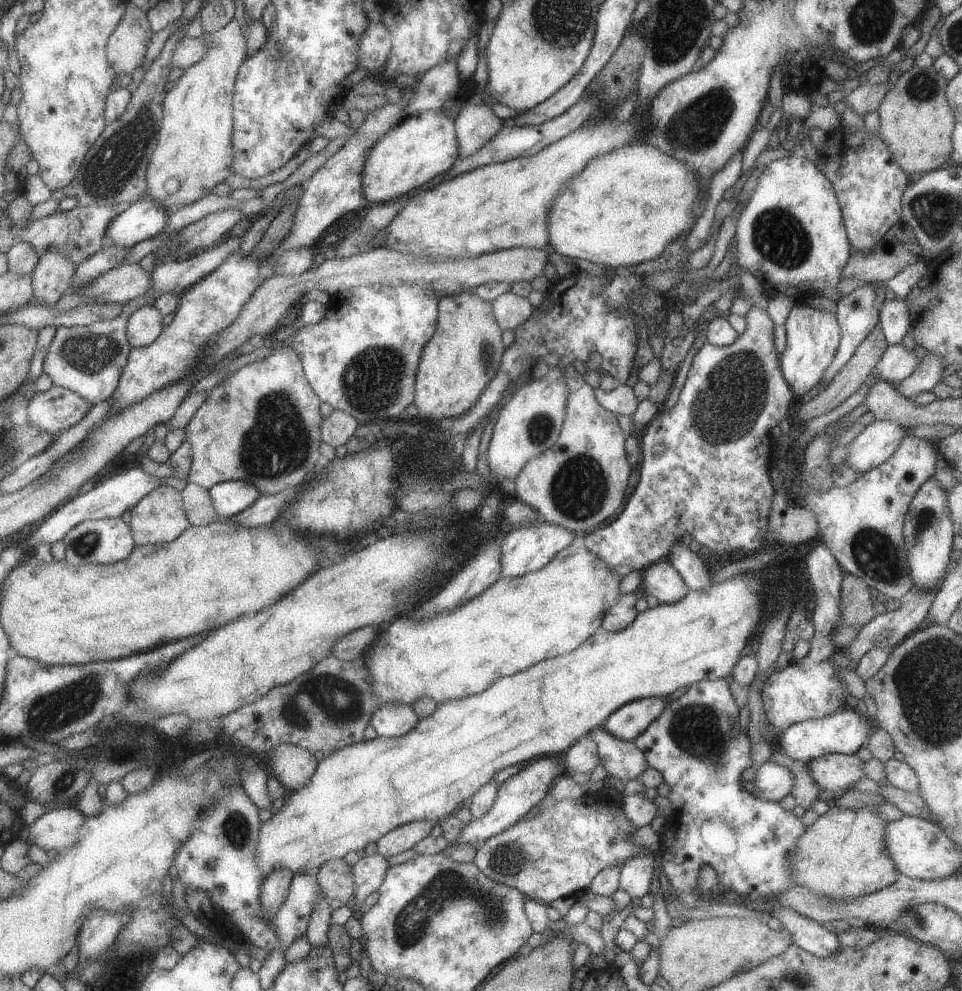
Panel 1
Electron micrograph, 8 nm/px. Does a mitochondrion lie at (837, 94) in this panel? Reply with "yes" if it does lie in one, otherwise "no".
no

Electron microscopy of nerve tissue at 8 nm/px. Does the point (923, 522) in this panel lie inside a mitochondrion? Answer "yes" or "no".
yes

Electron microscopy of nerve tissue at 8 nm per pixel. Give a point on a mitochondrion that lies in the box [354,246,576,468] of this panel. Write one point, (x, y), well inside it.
(541, 428)

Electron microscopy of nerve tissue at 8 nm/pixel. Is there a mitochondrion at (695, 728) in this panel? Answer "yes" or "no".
yes

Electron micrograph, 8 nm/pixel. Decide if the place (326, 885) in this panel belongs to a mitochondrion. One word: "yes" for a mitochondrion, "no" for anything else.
no

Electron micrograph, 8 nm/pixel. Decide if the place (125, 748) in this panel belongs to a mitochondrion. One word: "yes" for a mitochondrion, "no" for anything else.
yes

